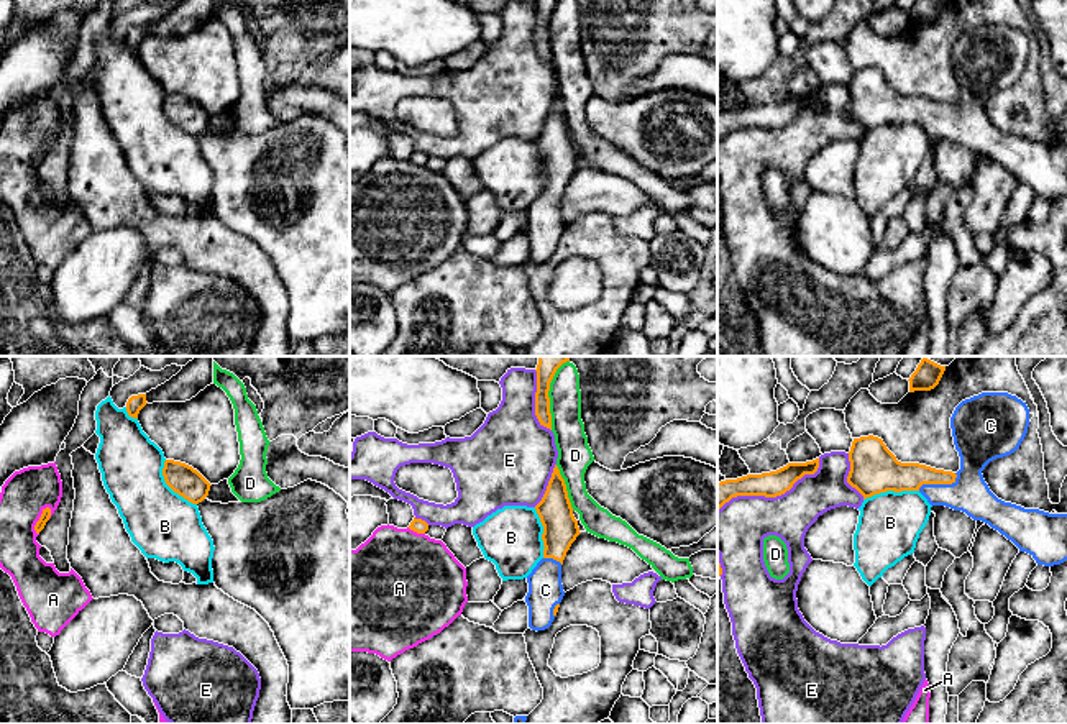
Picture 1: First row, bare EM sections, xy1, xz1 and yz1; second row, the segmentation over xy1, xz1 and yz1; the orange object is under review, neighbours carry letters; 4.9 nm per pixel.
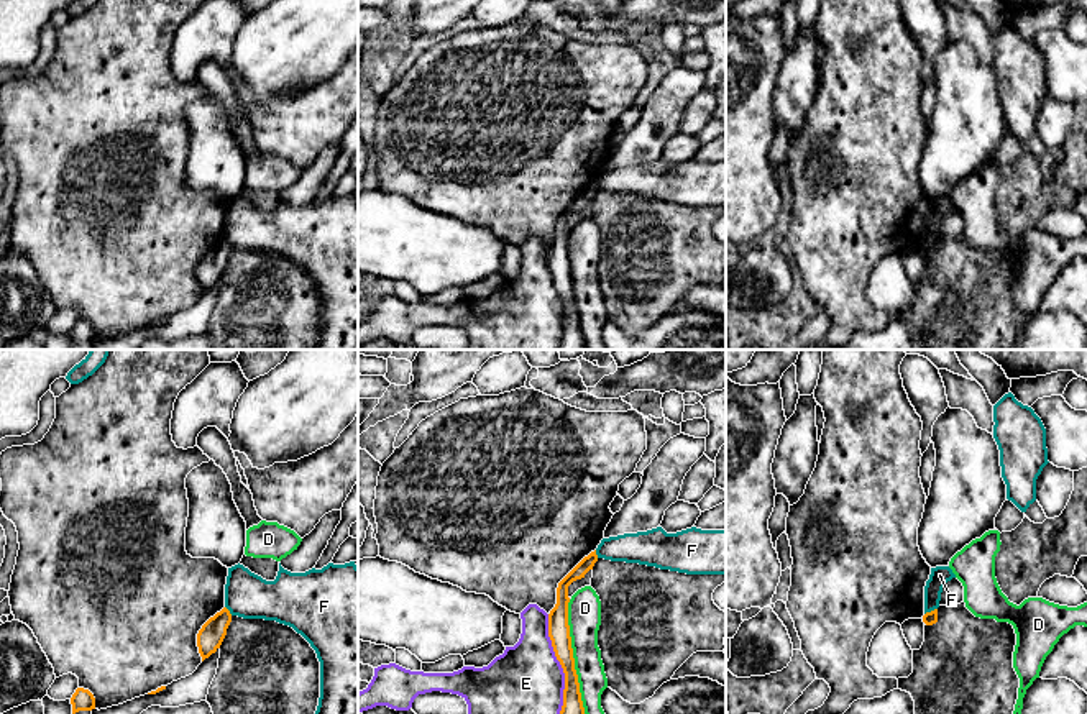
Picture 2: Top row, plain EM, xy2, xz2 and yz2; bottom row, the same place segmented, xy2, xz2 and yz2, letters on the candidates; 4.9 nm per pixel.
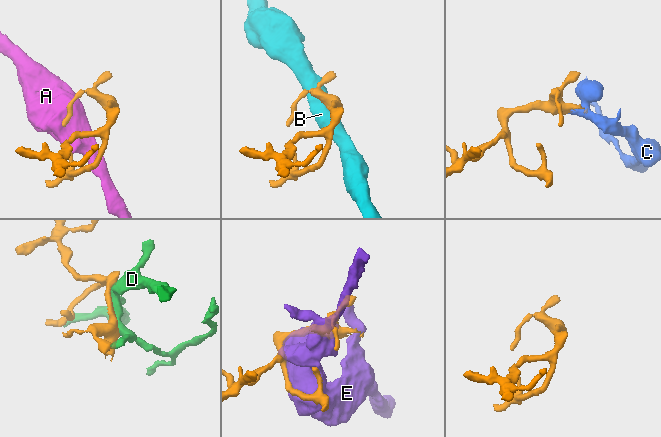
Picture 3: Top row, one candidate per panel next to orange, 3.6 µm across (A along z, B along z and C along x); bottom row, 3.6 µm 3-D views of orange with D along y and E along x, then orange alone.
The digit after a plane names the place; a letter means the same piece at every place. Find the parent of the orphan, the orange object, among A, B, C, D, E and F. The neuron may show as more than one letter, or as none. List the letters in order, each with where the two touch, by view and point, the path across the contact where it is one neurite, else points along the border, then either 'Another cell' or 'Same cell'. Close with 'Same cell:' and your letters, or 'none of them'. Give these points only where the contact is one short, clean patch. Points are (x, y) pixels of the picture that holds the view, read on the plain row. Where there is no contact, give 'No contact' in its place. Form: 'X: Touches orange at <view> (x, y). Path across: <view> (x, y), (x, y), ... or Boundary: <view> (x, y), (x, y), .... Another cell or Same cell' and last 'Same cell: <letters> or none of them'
A: Touches orange at xy1 (38, 153). Boundary: xy1 (48, 138), (35, 158), (36, 166). Another cell
B: Touches orange at yz1 (890, 122). Another cell
C: Touches orange at yz1 (938, 115). Path across: yz1 (888, 105), (938, 115), (970, 127). Same cell
D: Touches orange at xz2 (573, 291). Another cell
E: Touches orange at yz1 (772, 128). Another cell
F: Touches orange at yz2 (931, 243). Boundary: yz2 (936, 240), (925, 247). Another cell
Same cell: C

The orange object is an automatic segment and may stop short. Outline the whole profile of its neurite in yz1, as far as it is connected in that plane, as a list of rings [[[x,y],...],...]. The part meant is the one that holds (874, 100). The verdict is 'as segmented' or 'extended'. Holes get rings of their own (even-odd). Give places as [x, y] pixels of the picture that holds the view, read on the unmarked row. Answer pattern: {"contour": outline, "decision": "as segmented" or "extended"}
{"contour": [[[982,25],[962,33],[950,49],[960,89],[957,105],[901,95],[882,71],[868,67],[852,74],[847,115],[863,131],[886,123],[919,123],[931,138],[962,143],[988,156],[1037,197],[1060,197],[1067,192],[1067,146],[1005,135],[990,123],[982,107],[990,94],[1019,80],[1028,59],[1026,34],[1008,25]]], "decision": "extended"}

